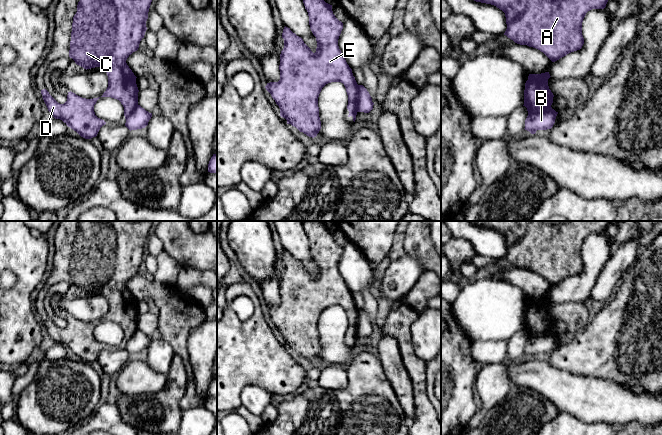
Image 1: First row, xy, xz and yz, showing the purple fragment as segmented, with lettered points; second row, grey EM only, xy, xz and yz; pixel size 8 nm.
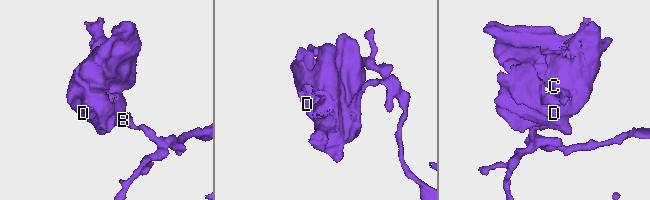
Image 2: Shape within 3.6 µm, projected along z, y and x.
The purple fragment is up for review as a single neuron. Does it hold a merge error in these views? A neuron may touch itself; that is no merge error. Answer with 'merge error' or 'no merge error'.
merge error

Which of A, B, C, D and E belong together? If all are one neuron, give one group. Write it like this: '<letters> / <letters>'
A C D E / B

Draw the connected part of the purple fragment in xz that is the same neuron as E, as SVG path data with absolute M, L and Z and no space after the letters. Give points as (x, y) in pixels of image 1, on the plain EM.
M303 221L302 223L308 236L310 253L316 261L316 276L313 277L301 261L285 250L282 257L284 272L280 278L280 304L267 307L265 312L279 330L280 340L287 344L287 348L314 362L321 353L318 321L322 312L331 306L344 308L348 319L348 341L352 340L355 346L358 336L356 332L358 308L338 270L343 247L333 238L332 229L326 227L321 221Z

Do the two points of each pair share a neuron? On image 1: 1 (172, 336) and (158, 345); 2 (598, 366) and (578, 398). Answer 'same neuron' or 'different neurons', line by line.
1: different neurons
2: different neurons

